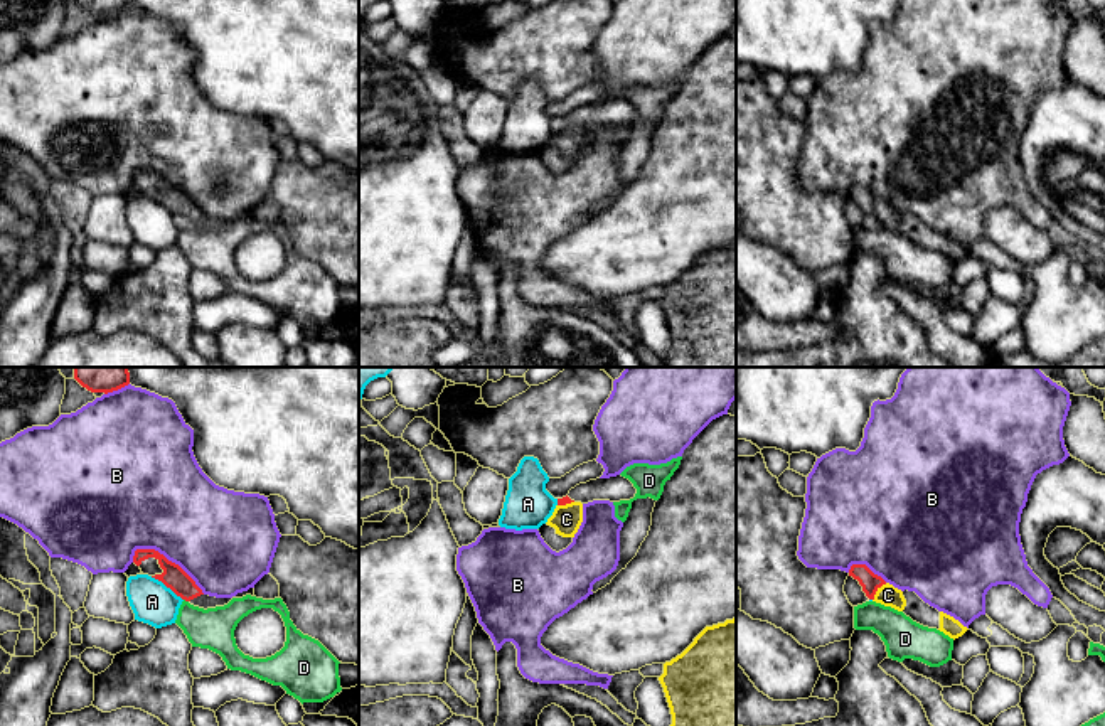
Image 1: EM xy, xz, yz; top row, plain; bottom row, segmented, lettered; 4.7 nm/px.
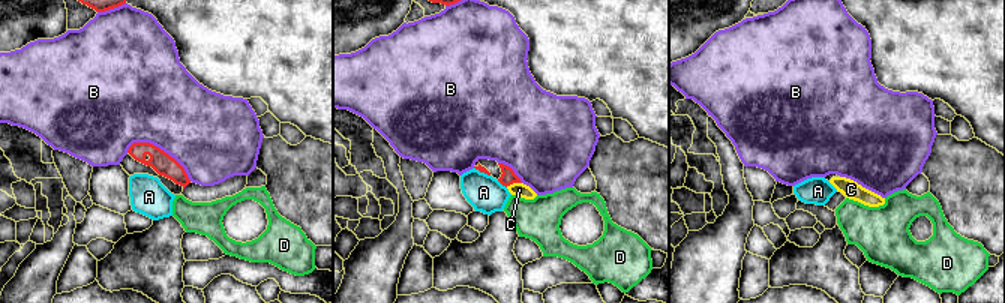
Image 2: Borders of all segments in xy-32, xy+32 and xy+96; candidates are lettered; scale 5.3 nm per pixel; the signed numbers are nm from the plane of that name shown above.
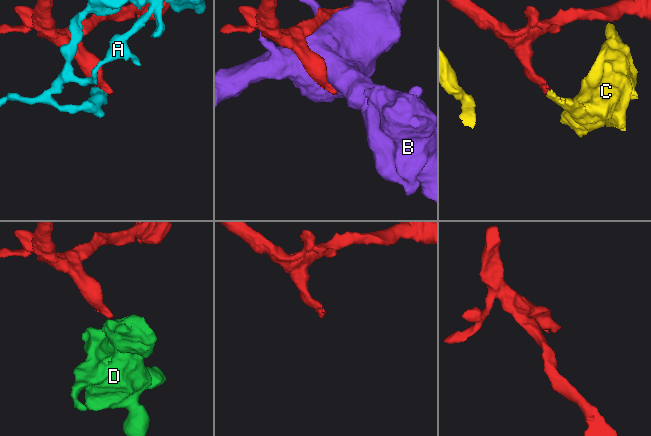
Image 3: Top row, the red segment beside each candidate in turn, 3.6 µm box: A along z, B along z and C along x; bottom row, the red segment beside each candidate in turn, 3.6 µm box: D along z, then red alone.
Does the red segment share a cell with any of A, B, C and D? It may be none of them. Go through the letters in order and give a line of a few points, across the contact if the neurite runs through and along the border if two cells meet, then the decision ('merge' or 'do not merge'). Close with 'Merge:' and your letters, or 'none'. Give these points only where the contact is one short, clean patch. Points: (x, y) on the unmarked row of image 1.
A: xy (150, 199), (162, 204), (182, 223) | do not merge
B: do not merge
C: yz (870, 204), (876, 213), (888, 218) | merge
D: do not merge
Merge: C

